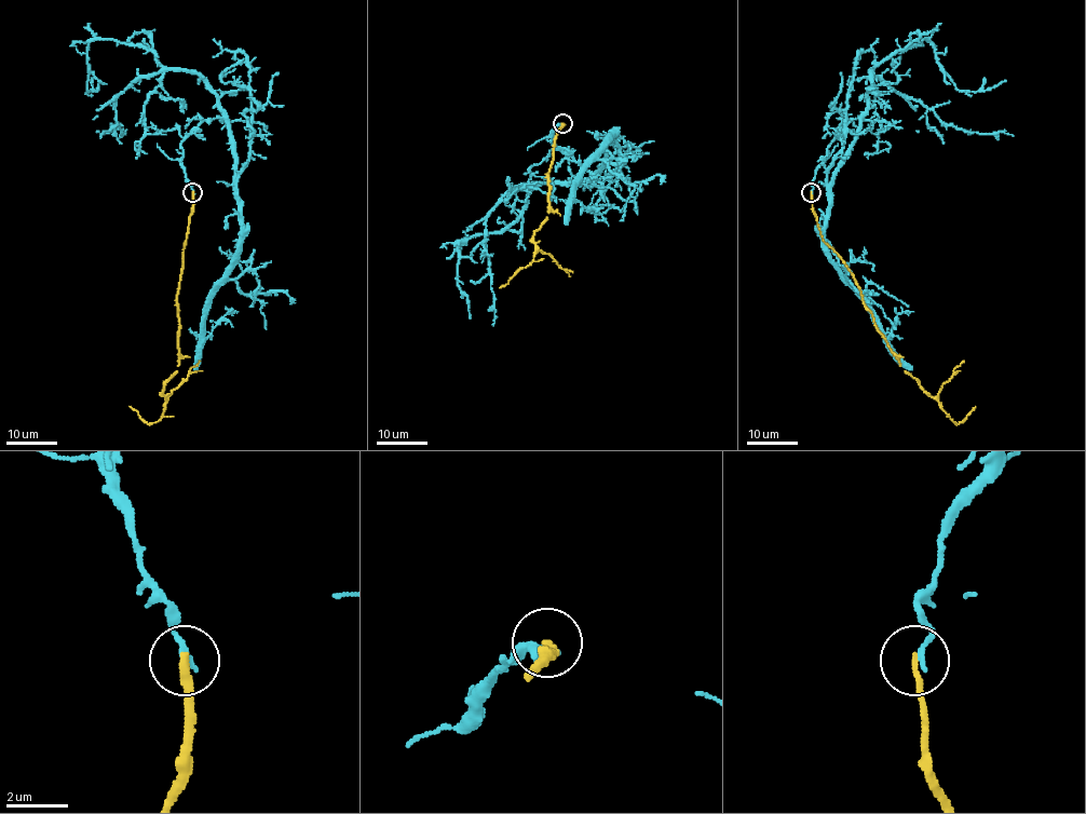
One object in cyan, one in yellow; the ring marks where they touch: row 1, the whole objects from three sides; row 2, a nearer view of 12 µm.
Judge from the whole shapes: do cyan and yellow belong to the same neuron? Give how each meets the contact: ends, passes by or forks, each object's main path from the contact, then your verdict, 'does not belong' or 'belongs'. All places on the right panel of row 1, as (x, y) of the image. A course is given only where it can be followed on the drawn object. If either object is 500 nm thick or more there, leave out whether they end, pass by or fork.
cyan ends there; yellow ends there; cyan runs (811, 192), (816, 167), (844, 122), (861, 118), (831, 188), (826, 252), (885, 333), (898, 314), (913, 311); yellow runs (811, 192), (812, 212), (823, 240), (852, 273), (877, 330), (905, 370), (959, 424), (975, 406); does not belong

